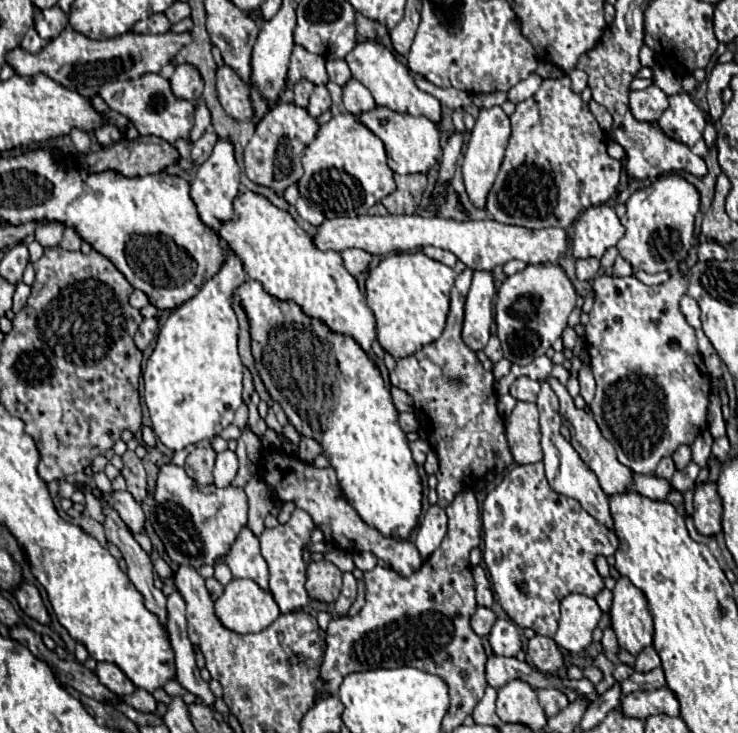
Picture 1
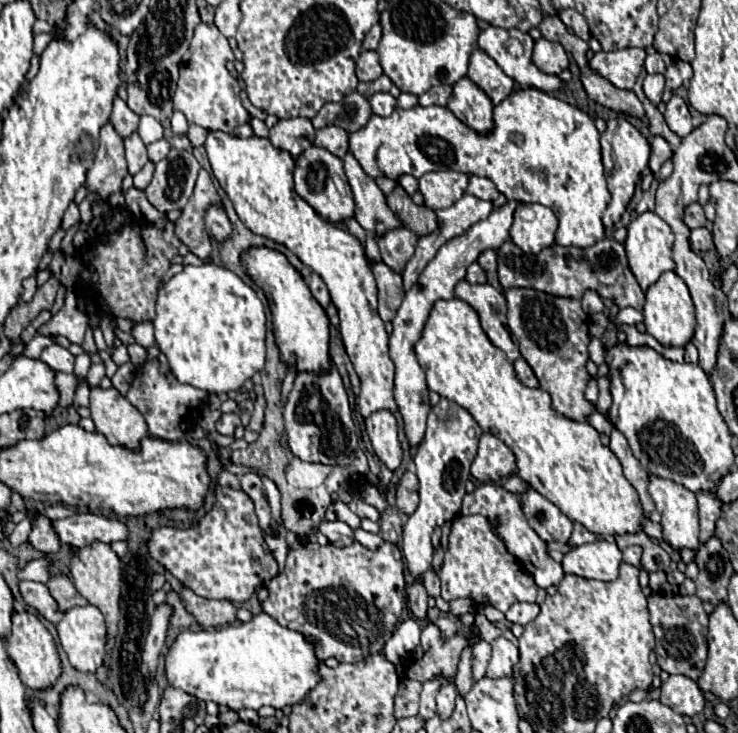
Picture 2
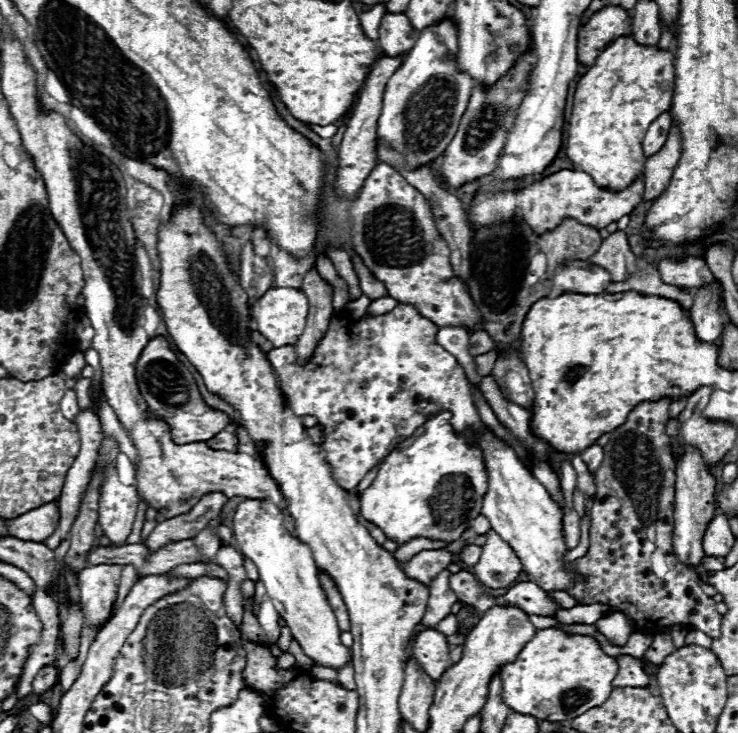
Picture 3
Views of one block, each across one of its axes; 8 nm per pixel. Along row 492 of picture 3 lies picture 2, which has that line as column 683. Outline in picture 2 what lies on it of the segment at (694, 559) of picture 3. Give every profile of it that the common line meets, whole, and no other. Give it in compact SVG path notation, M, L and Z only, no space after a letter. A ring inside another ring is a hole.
M682 674L670 676L662 684L660 702L674 708L674 712L678 712L682 716L694 716L694 714L702 712L704 704L706 704L698 682L690 680L688 676L682 676Z

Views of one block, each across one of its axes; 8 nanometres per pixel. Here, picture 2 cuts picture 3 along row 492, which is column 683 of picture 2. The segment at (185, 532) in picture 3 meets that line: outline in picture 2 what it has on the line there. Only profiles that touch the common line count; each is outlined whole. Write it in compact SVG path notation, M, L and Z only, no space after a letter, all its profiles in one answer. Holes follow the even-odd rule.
M698 202L688 204L688 206L684 208L682 220L684 220L684 224L686 224L688 228L698 228L698 226L706 226L706 224L708 224L708 220L706 220L706 216L704 216L704 210L702 210L702 206L700 206Z

